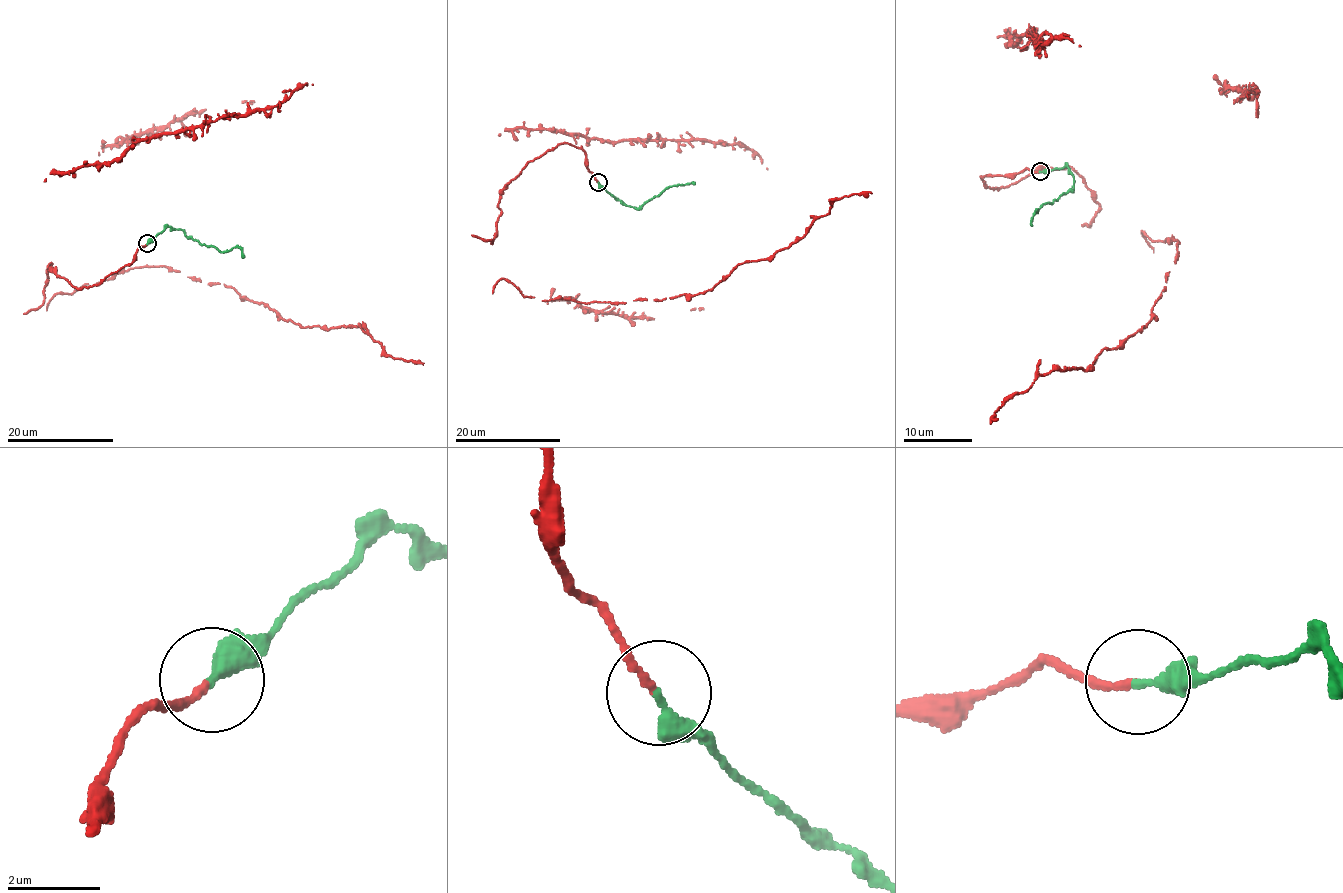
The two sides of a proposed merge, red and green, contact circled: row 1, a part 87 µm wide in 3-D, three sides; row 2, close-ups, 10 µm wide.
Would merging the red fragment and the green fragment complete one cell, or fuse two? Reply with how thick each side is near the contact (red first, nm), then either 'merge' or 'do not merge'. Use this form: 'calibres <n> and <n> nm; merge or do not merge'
calibres 150 and 320 nm; merge

